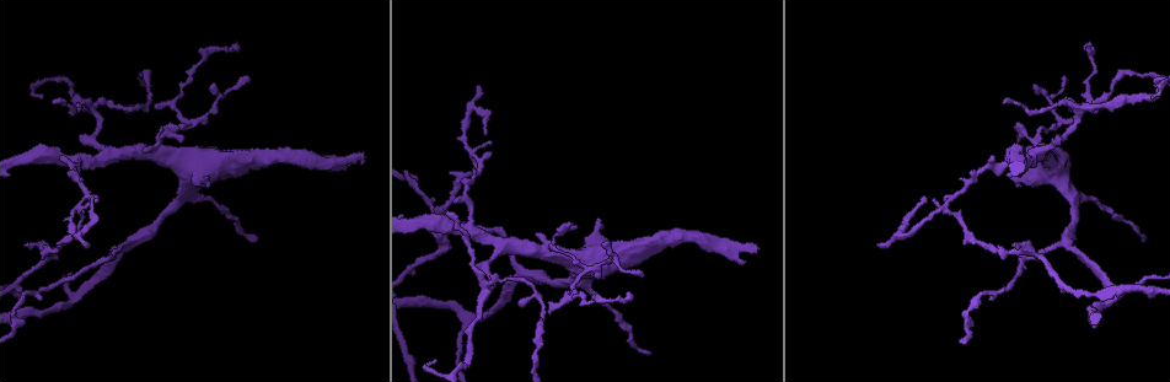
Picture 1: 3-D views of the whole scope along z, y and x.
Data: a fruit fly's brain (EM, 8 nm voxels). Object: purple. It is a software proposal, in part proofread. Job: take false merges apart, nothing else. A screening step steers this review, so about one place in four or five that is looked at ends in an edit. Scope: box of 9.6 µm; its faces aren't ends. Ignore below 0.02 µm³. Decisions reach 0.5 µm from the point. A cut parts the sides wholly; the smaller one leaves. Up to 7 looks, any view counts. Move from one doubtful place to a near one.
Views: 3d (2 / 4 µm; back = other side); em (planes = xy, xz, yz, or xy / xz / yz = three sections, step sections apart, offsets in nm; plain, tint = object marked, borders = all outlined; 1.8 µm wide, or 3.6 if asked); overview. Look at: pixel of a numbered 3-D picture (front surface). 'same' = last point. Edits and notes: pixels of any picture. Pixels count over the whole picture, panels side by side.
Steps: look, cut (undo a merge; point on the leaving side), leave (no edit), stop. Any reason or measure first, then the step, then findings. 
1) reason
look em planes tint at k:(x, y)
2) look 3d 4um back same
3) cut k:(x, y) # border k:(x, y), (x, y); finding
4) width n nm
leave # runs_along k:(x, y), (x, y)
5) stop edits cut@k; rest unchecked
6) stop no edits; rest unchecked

abrupt turn
look 3d 2um at 1:(79, 206)

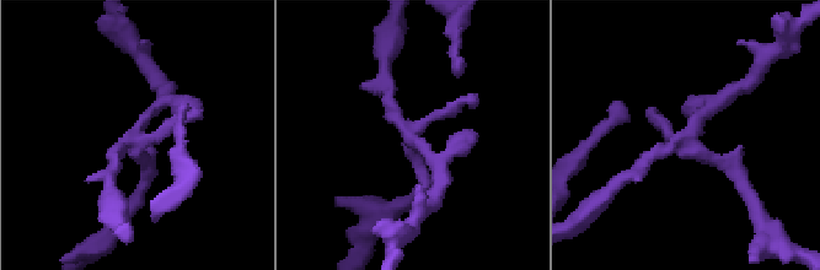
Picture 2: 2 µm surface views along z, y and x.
look em yz step 8 tint at 2:(410, 142)

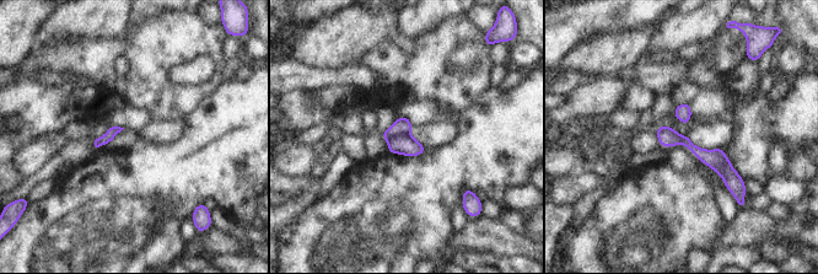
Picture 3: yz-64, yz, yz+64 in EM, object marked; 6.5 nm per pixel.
another direction
look em xy step 4 tint same

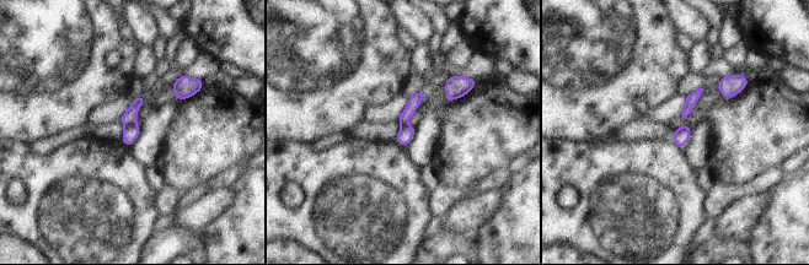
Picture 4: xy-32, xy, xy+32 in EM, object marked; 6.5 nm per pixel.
cut 4:(130, 133) # border 4:(134, 123), (124, 126); a second neuron is stuck on

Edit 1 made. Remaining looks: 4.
look overview

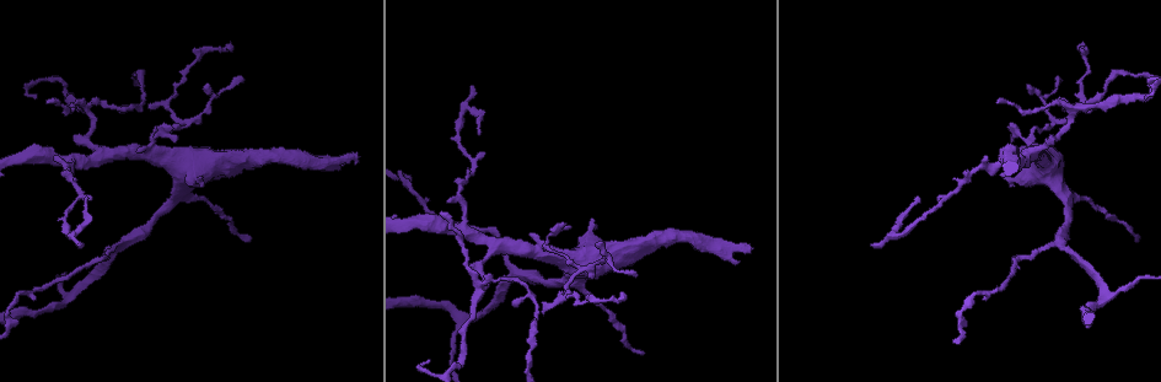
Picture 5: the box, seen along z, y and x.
branch point
look 3d 4um at 5:(559, 296)

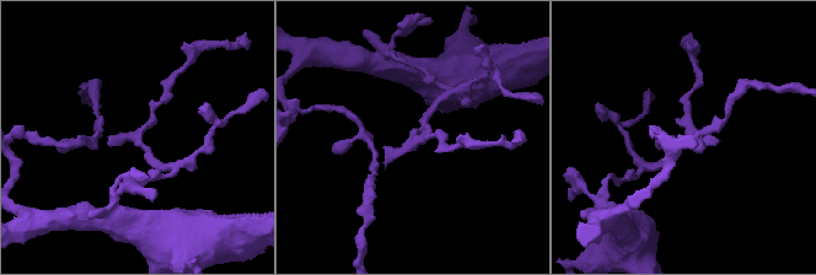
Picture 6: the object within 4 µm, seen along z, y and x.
arms 3
look em xy step 4 borders at 6:(138, 139)

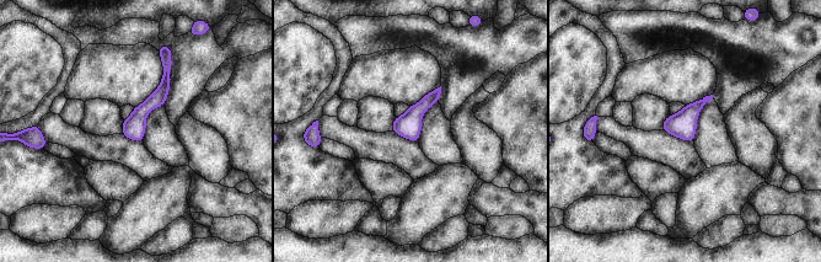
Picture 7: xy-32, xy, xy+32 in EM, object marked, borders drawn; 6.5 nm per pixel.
leave # runs_along 7:(166, 63), (135, 138); all the same neuron

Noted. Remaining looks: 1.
stop edits cut@4; rest unchecked

